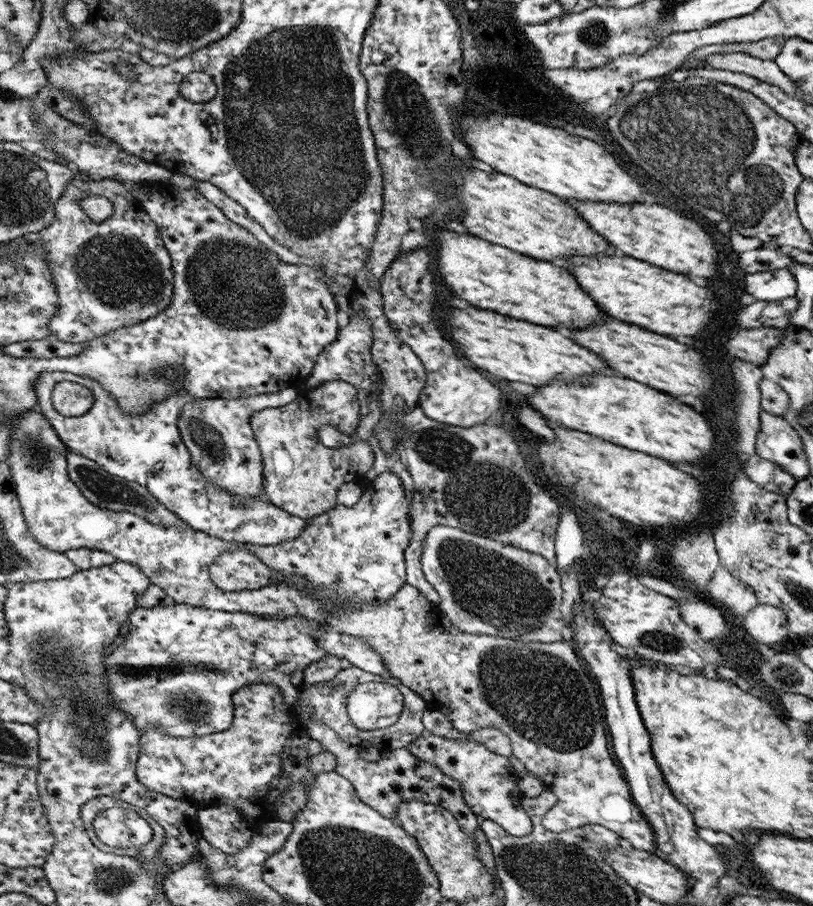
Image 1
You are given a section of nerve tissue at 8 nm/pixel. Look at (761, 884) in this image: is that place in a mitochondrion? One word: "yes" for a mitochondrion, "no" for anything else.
no

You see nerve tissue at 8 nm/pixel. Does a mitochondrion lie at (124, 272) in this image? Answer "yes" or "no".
yes

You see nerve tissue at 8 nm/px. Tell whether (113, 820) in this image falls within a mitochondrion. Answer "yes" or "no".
no

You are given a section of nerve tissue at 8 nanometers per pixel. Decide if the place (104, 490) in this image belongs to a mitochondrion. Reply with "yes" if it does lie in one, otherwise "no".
yes

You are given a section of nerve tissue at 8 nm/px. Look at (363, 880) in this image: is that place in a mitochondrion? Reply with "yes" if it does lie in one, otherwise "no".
yes

